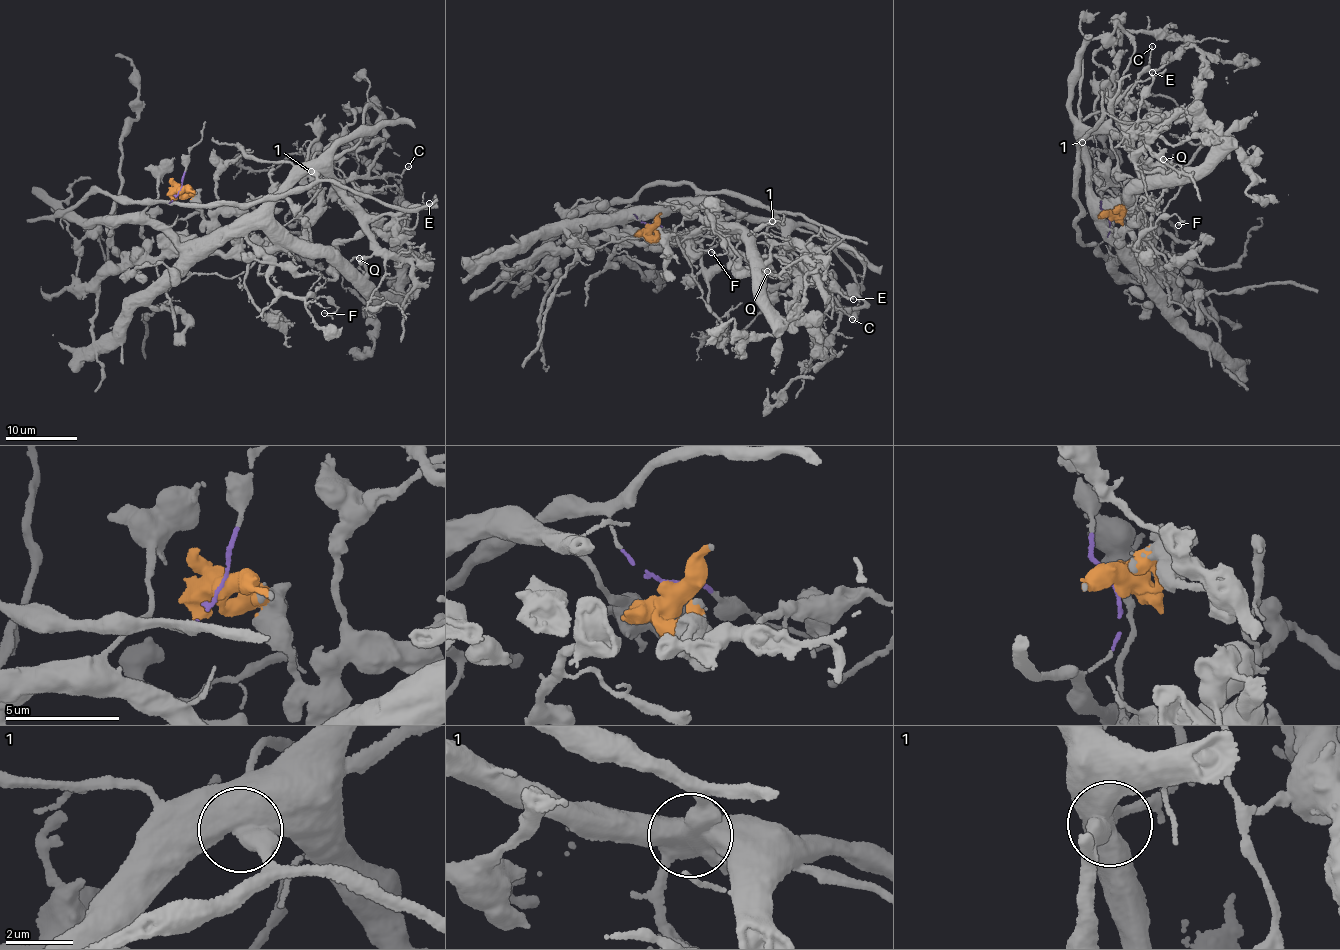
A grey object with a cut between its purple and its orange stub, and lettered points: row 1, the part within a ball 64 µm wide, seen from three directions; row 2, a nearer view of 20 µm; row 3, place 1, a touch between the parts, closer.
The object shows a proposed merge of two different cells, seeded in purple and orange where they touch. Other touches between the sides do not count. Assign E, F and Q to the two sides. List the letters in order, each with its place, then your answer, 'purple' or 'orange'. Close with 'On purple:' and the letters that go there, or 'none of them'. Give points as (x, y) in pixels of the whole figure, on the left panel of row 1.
E: (429, 203) | purple
F: (324, 313) | orange
Q: (359, 258) | orange
On purple: E

